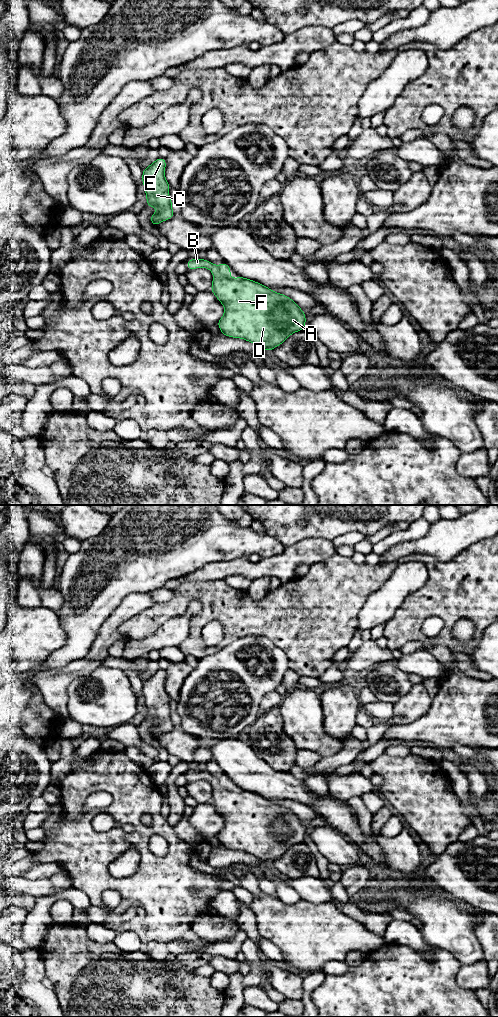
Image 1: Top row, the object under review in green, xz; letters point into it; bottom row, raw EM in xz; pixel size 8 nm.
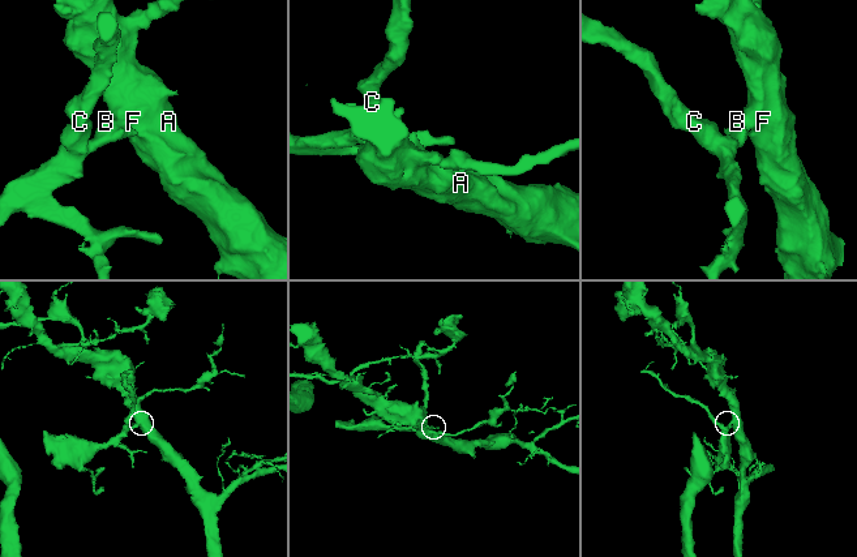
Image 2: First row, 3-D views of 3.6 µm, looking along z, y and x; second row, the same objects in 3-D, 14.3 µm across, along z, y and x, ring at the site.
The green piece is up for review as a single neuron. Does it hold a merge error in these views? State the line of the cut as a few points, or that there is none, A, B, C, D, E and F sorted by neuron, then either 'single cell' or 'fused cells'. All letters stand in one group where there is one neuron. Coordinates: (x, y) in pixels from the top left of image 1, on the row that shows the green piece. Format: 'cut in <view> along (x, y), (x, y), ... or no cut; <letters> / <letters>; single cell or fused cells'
no cut; A B C D E F; single cell

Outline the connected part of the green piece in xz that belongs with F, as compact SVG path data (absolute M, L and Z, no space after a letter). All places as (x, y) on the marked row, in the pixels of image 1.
M189 259L187 269L196 268L207 268L214 275L210 291L225 308L217 322L221 334L244 339L270 352L283 344L291 334L304 330L306 315L290 297L242 276L231 278L229 274L232 270L226 263L214 265L207 259Z

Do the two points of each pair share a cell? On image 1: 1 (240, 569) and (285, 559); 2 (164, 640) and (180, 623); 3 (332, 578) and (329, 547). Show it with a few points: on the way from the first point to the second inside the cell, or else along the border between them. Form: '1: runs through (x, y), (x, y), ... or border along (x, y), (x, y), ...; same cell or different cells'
1: runs through (251, 569), (274, 566); same cell
2: runs through (168, 636), (177, 627); same cell
3: border along (335, 553), (309, 566); different cells

